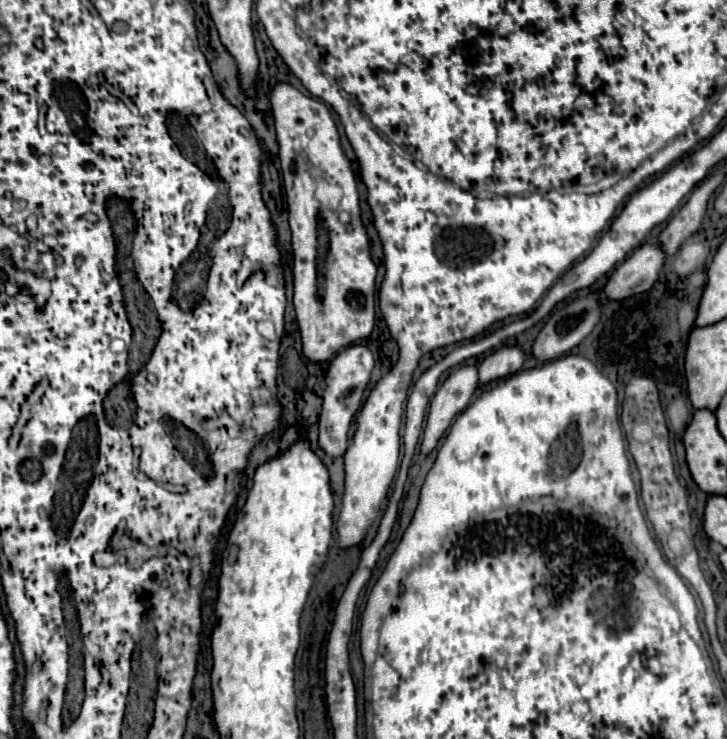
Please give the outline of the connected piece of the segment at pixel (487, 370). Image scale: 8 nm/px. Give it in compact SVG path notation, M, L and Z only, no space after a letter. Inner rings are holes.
M501 348L493 354L489 354L479 364L479 384L489 384L493 380L513 376L513 372L519 372L523 366L523 352L519 348Z

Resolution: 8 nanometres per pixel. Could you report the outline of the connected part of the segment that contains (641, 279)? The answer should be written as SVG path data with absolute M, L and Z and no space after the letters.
M657 244L637 248L607 280L603 292L609 300L627 300L629 296L647 292L665 262L665 254Z

